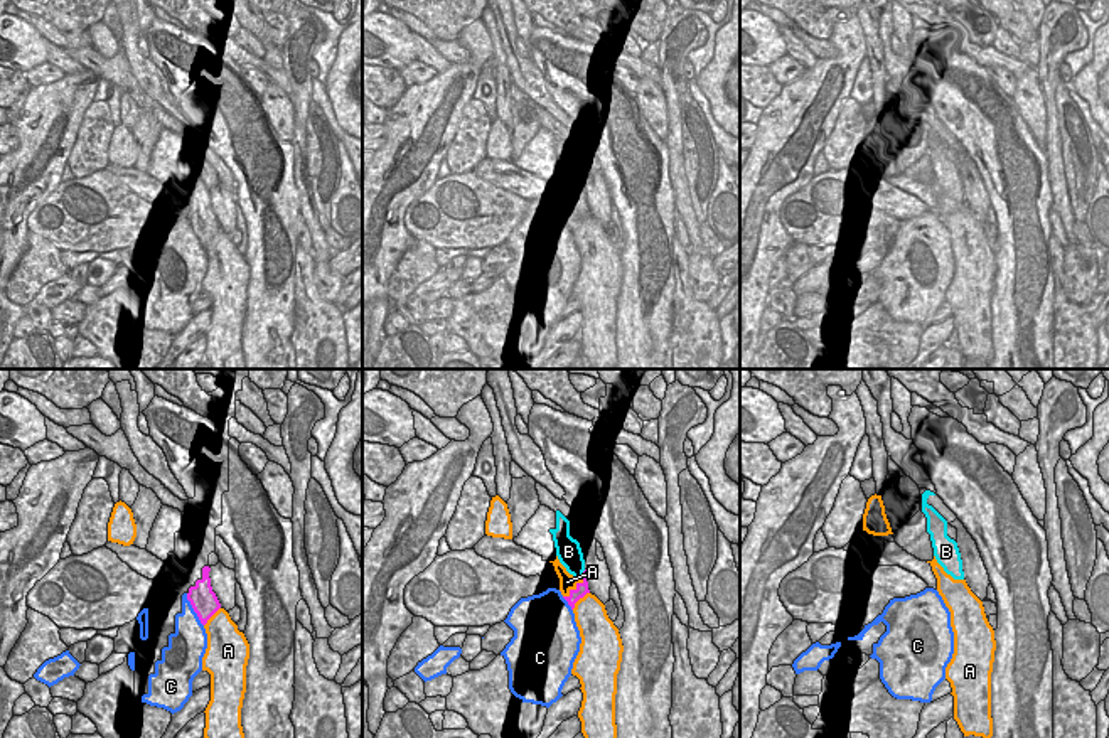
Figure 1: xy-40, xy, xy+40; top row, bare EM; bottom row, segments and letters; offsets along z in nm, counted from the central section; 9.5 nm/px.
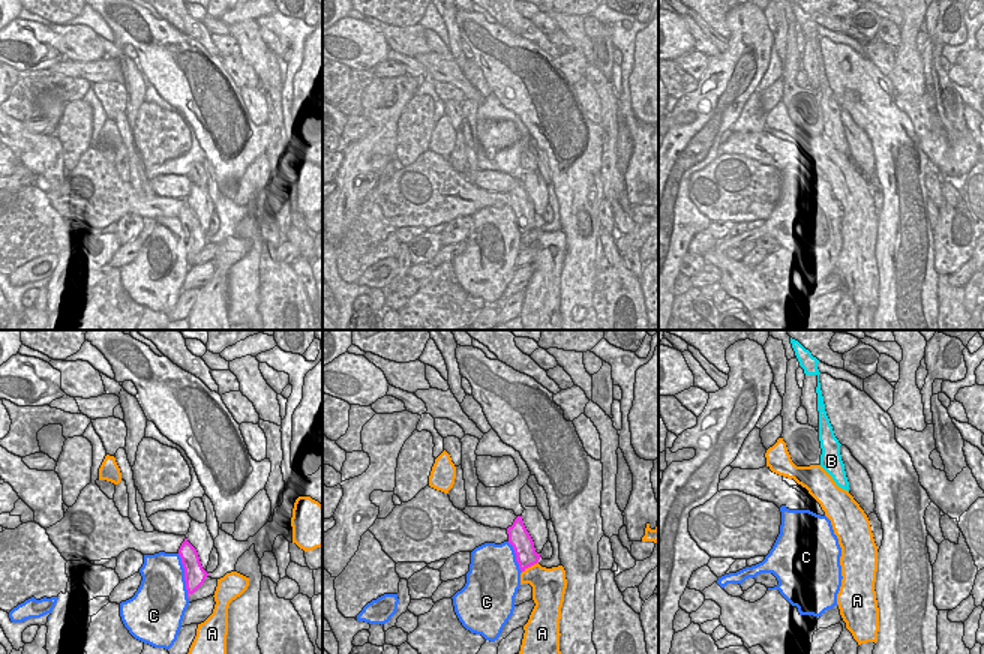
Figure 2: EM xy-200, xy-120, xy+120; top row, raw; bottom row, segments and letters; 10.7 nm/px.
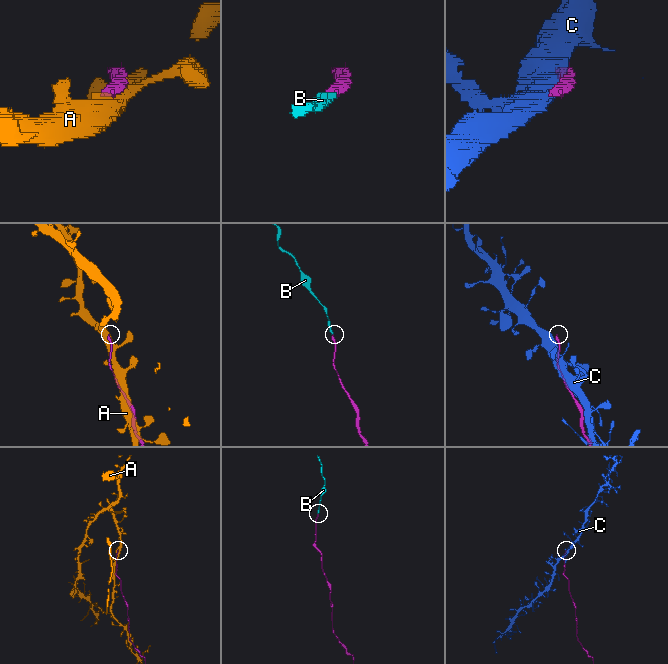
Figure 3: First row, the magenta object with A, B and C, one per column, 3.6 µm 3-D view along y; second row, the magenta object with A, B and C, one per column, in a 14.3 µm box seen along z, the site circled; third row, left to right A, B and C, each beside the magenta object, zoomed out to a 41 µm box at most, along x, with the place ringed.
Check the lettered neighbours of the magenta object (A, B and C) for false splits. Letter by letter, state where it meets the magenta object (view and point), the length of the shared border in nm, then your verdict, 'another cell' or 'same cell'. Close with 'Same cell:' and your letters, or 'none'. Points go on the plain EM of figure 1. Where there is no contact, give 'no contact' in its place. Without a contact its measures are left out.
A: meets magenta in xy at (573, 213); contact 260 nm long; another cell
B: meets magenta in xy at (583, 197); contact 100 nm long; same cell
C: meets magenta in xy-40 at (194, 233); contact 360 nm long; another cell
Same cell: B

